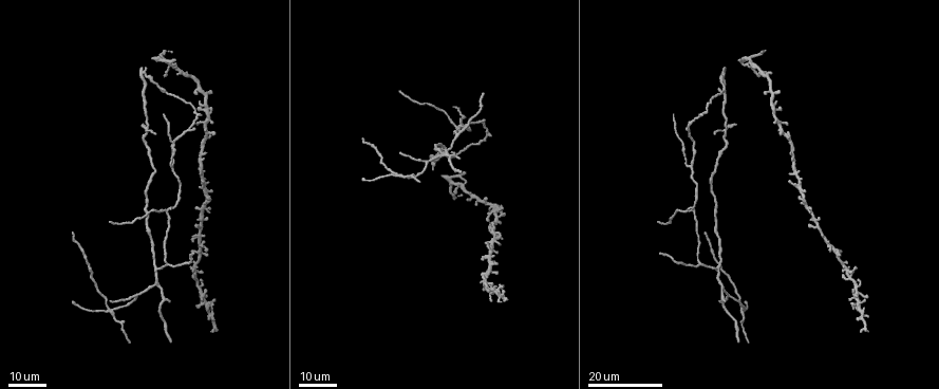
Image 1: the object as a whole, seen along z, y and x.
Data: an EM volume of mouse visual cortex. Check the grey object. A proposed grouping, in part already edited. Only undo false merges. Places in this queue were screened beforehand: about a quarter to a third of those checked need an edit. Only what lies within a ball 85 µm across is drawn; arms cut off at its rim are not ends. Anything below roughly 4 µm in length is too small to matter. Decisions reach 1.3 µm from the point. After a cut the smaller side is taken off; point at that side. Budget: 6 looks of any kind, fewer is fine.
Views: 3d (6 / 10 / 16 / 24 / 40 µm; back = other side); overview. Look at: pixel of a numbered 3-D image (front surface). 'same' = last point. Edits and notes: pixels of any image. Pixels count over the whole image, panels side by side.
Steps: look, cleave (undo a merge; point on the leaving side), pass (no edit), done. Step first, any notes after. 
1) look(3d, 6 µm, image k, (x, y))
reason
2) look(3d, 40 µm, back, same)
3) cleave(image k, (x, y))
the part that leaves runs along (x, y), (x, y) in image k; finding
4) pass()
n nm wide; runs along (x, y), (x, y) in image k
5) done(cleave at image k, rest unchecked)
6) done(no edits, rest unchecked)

look(3d, 16 µm, image 1, (728, 295))
arms part here

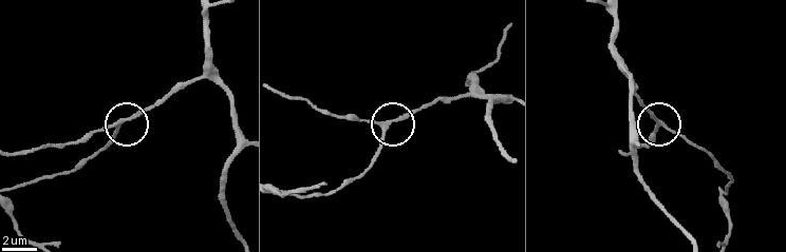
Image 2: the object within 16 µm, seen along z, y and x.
look(3d, 10 µm, image 2, (663, 125))

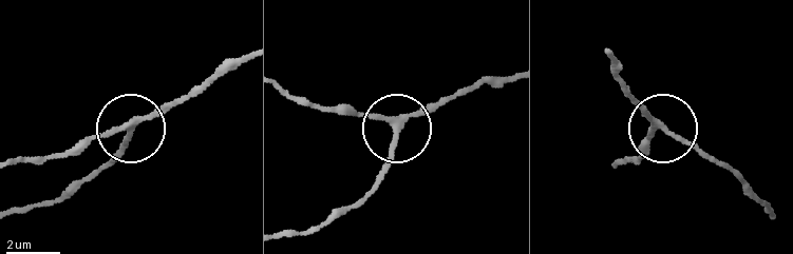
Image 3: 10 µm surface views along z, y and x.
look(3d, 6 µm, image 3, (395, 130))

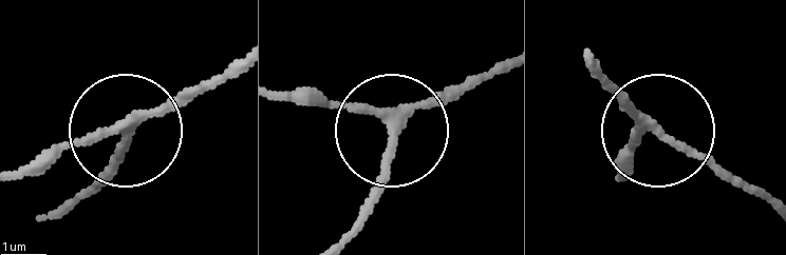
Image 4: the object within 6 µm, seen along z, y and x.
pass()
runs along (239, 57), (129, 132), (12, 170) in image 4; one neuron here

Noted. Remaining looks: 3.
look(3d, 24 µm, image 1, (110, 310))
four-way junction

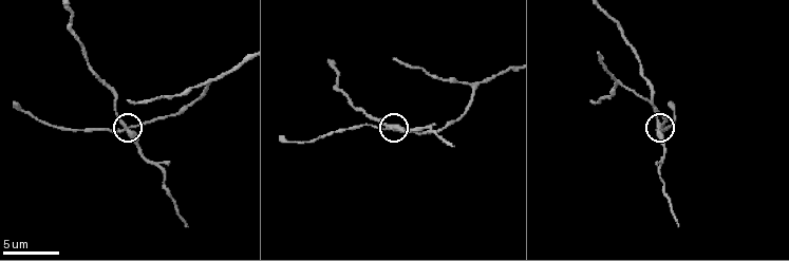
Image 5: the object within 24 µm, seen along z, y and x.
look(3d, 10 µm, image 5, (129, 134))

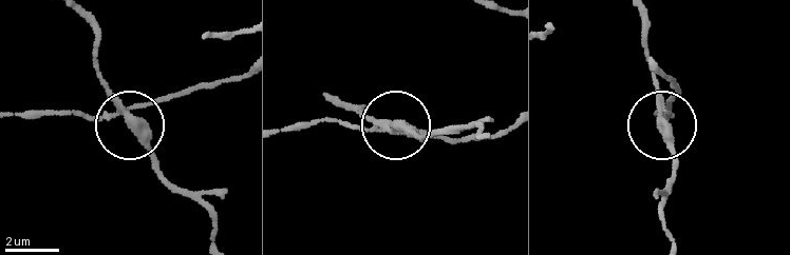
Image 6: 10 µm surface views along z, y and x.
cleave(image 6, (142, 138))
290 nm wide; the part that leaves runs along (119, 106), (101, 75), (86, 14) in image 6; a second neuron is stuck on

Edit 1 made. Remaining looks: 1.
done(cleave at image 6, rest unchecked)

